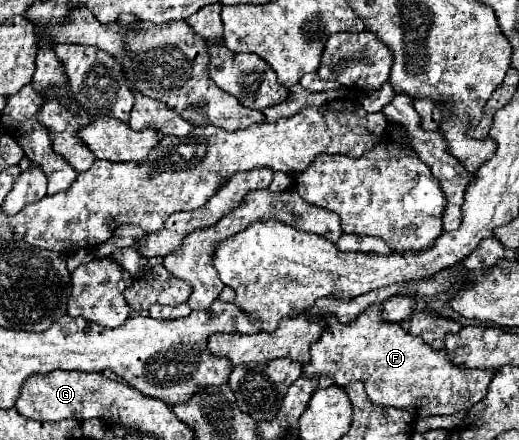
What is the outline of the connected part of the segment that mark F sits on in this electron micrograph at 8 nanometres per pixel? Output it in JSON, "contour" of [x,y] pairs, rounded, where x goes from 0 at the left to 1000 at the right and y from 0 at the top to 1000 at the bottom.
{"contour":[[[713,693],[701,711],[694,711],[674,734],[655,734],[647,720],[630,720],[626,748],[617,761],[617,775],[599,784],[599,818],[593,830],[582,830],[586,852],[613,852],[613,848],[636,848],[644,857],[647,875],[663,880],[674,866],[697,866],[705,880],[705,898],[717,916],[778,930],[794,943],[794,952],[825,948],[825,943],[875,943],[890,930],[906,930],[913,916],[929,911],[936,898],[936,880],[944,875],[952,848],[940,848],[933,839],[882,839],[875,825],[863,820],[859,798],[829,793],[809,766],[798,766],[782,757],[767,734],[751,734],[736,725],[736,693]]]}

